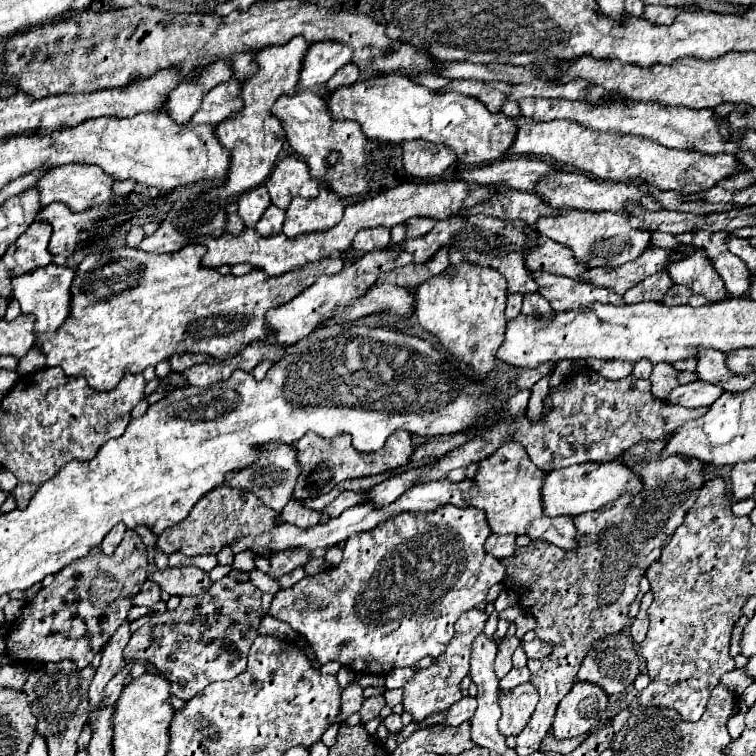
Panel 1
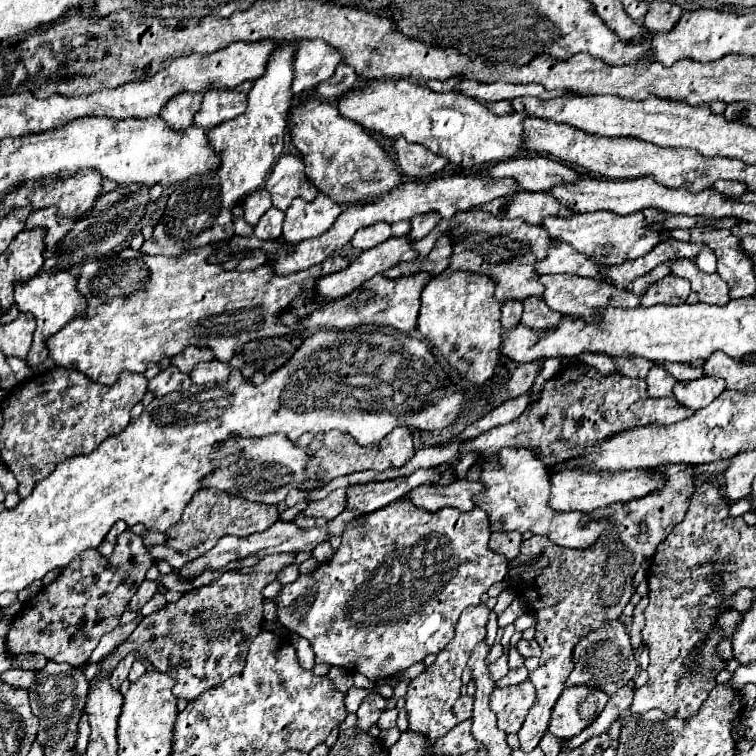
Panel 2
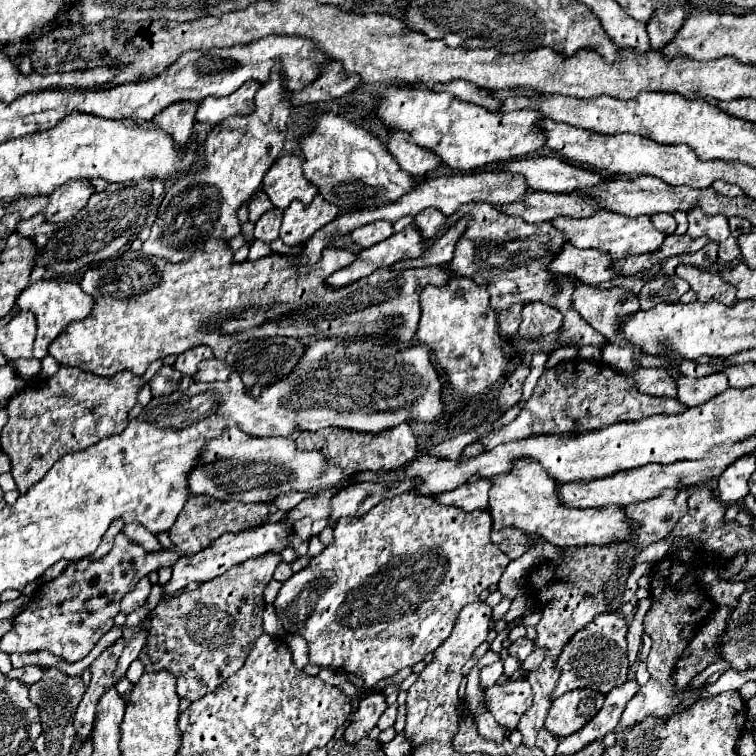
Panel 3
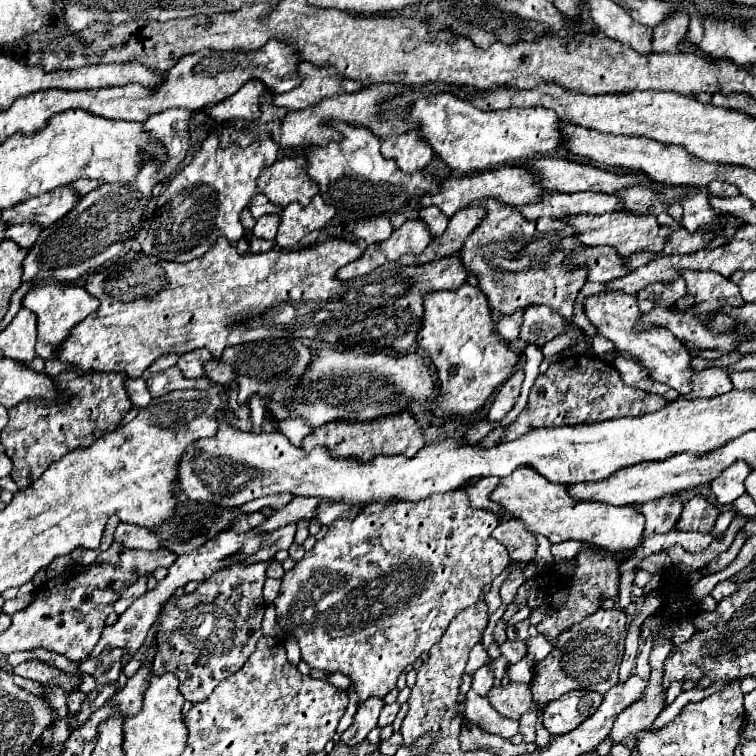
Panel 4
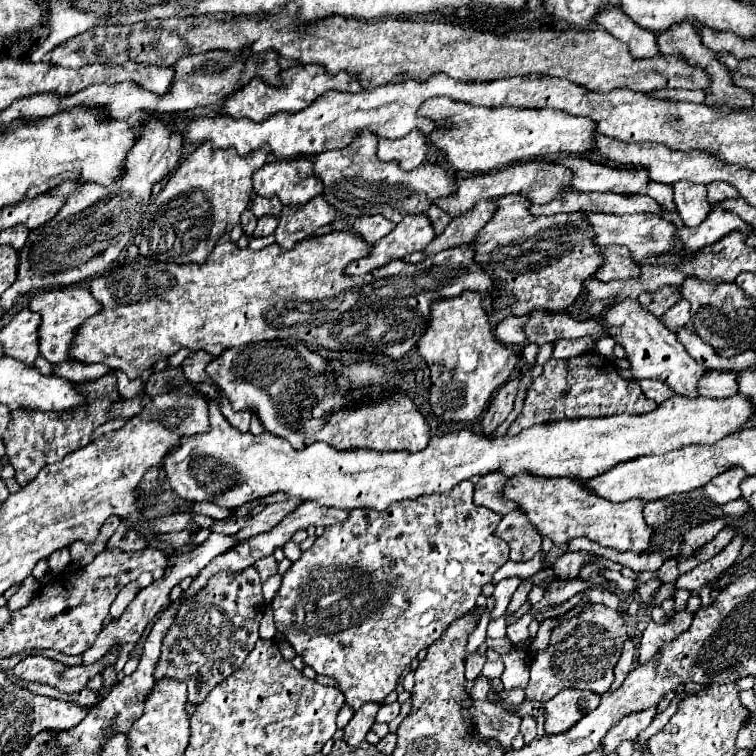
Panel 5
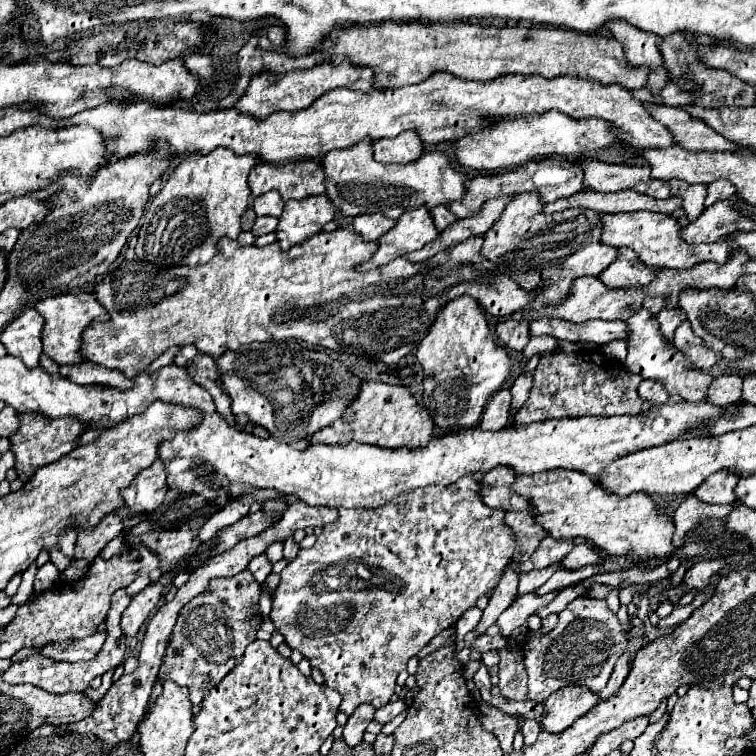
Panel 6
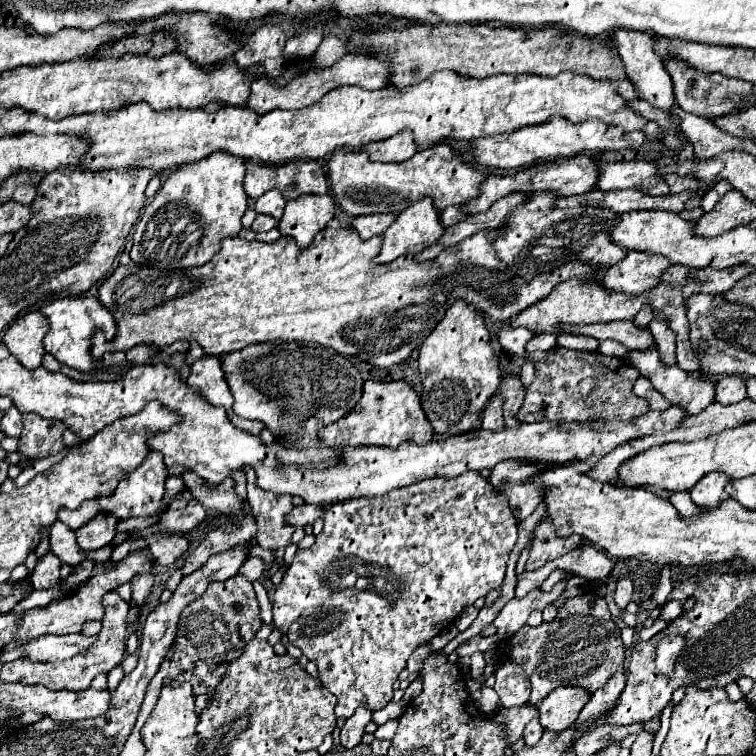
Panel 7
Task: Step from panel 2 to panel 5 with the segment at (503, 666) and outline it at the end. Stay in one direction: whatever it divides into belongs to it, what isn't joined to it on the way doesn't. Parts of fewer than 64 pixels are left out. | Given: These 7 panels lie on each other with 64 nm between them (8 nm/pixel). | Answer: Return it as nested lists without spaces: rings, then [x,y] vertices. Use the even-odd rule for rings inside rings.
[[[480,675],[479,677],[477,677],[474,681],[473,687],[470,690],[470,697],[473,700],[485,699],[491,688],[490,683],[491,683],[490,680],[483,675]]]

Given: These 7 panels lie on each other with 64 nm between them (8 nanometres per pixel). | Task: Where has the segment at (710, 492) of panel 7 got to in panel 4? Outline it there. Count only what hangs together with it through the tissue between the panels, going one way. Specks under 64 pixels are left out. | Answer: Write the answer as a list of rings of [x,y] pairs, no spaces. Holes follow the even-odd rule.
[[[736,462],[730,468],[726,468],[716,480],[710,482],[710,490],[716,496],[720,504],[732,504],[738,496],[744,494],[744,480],[750,474],[748,464]]]

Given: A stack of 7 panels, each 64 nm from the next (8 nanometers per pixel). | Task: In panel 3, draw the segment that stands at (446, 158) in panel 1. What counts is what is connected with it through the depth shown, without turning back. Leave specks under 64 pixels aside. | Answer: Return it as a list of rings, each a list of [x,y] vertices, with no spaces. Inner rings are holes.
[[[392,132],[386,150],[398,160],[400,168],[412,176],[424,176],[440,162],[432,150],[412,144],[408,132]]]

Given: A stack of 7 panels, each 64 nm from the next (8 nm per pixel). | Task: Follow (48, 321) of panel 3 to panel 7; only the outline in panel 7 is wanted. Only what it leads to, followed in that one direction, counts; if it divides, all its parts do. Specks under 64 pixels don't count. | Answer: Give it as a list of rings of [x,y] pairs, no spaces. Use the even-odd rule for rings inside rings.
[[[94,296],[60,298],[60,300],[44,304],[40,312],[50,320],[50,330],[44,338],[46,352],[50,352],[60,364],[64,364],[68,368],[74,368],[78,372],[84,372],[84,374],[124,372],[124,370],[128,370],[130,366],[136,366],[136,364],[152,364],[152,360],[162,354],[162,348],[156,348],[154,344],[150,344],[150,346],[136,346],[136,348],[130,348],[126,352],[108,352],[102,358],[94,358],[90,348],[92,348],[92,338],[94,338],[96,330],[102,330],[106,340],[112,340],[116,336],[116,328],[118,328],[112,314]]]

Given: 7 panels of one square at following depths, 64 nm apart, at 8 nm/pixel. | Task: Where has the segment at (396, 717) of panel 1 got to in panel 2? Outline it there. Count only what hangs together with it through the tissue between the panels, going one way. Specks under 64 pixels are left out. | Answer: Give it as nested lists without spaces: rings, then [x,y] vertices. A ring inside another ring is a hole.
[[[396,708],[384,710],[384,714],[382,714],[380,720],[378,720],[378,728],[380,728],[380,730],[394,728],[394,726],[396,726],[396,716],[398,716],[398,710],[396,710]]]

